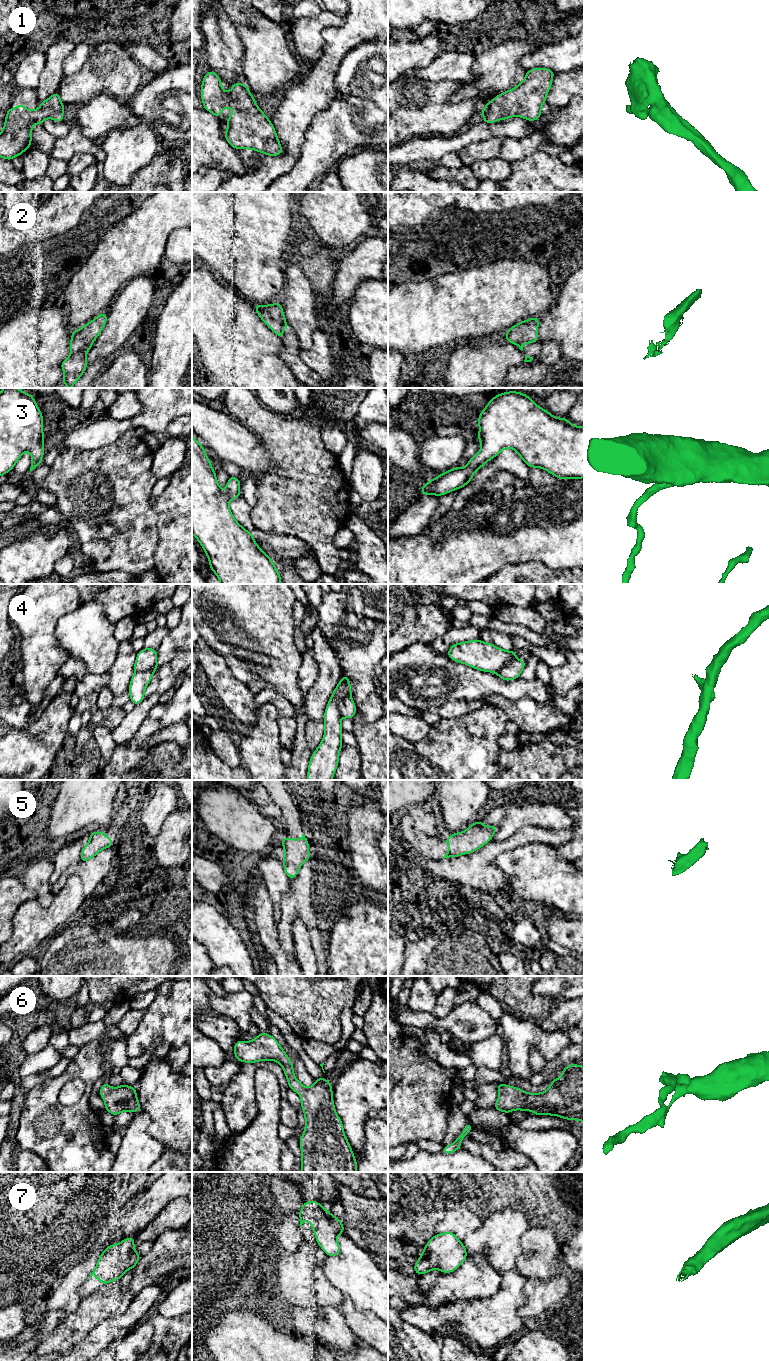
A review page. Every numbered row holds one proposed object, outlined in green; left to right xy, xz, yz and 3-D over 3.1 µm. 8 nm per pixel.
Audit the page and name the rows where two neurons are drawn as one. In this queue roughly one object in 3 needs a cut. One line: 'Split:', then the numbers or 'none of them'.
Split: 2, 4

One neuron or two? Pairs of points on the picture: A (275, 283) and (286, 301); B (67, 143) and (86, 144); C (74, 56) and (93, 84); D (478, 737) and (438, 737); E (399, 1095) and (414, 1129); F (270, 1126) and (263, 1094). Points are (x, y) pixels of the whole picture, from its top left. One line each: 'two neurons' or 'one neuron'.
A: two neurons
B: one neuron
C: two neurons
D: one neuron
E: one neuron
F: one neuron

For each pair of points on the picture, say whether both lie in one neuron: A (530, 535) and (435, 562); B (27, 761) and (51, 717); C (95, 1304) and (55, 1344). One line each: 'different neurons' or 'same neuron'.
A: same neuron
B: same neuron
C: same neuron

